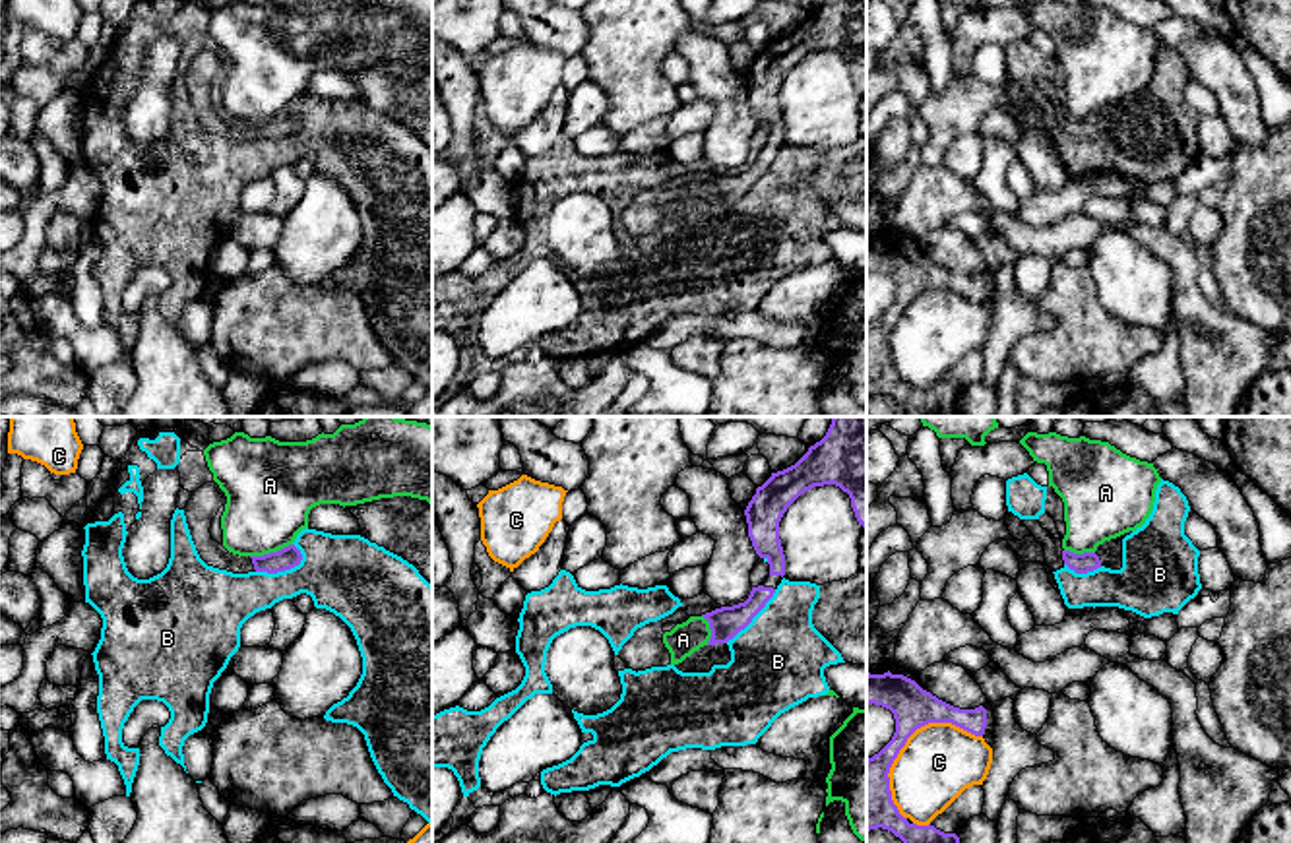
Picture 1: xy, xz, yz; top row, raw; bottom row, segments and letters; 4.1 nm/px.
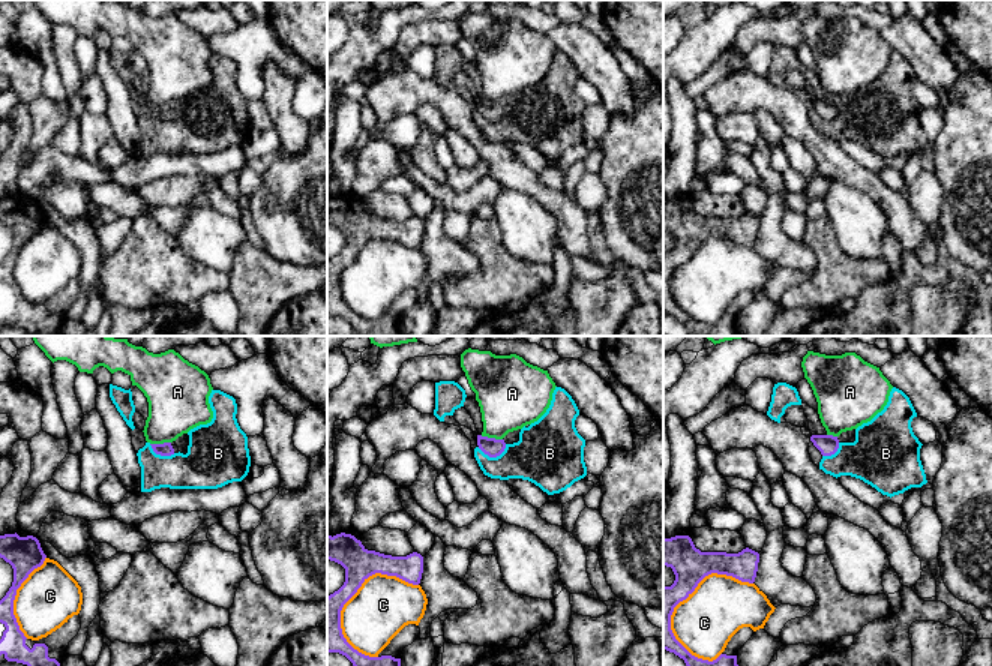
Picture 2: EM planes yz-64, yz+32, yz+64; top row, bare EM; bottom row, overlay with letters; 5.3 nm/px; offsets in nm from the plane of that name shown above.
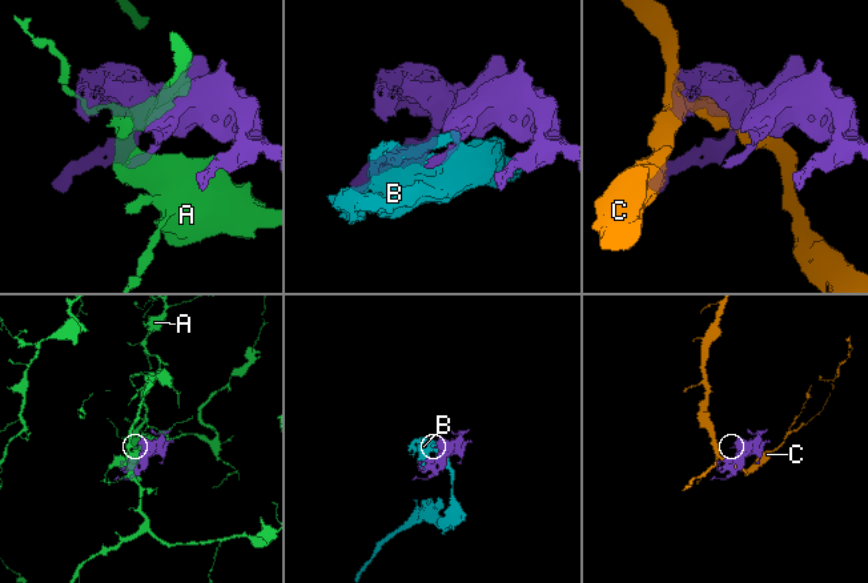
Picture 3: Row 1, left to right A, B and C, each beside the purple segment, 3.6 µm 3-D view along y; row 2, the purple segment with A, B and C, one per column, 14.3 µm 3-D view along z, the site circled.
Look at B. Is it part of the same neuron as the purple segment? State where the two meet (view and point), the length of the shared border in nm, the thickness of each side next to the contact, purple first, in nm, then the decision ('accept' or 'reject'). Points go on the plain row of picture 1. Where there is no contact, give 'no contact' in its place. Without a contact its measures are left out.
contact xy (282, 136); length 220 nm; calibres 90 and 320 nm; reject

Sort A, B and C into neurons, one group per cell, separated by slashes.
A / B / C

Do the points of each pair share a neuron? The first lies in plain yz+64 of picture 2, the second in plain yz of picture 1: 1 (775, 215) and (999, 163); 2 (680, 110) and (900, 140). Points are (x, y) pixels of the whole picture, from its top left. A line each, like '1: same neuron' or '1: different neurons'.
1: same neuron
2: same neuron

